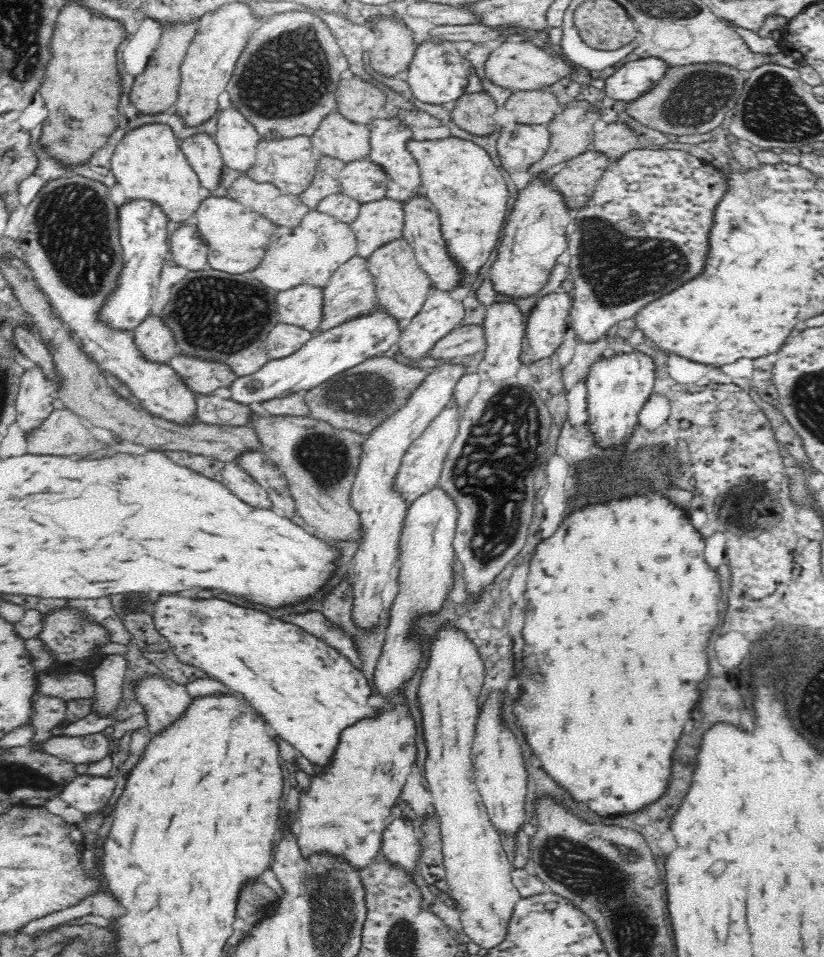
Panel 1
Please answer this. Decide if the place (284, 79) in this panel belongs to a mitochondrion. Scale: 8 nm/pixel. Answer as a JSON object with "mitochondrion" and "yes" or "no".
{"mitochondrion":"yes"}

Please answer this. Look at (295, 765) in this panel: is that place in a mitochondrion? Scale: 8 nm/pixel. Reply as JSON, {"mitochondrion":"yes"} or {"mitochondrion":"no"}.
{"mitochondrion":"no"}

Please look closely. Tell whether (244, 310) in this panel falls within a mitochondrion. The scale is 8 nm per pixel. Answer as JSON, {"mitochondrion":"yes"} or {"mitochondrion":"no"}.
{"mitochondrion":"yes"}

